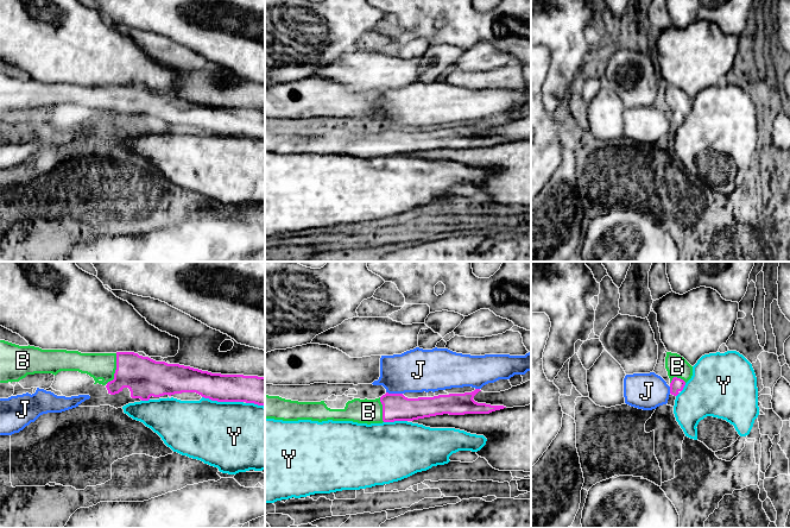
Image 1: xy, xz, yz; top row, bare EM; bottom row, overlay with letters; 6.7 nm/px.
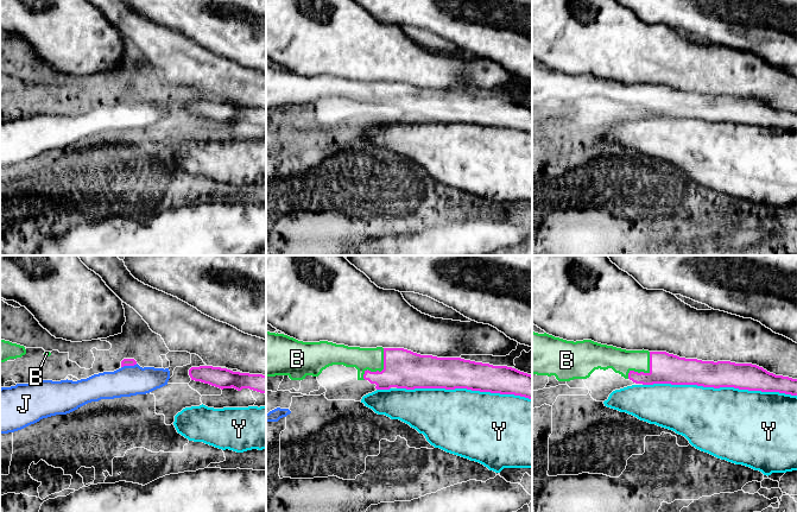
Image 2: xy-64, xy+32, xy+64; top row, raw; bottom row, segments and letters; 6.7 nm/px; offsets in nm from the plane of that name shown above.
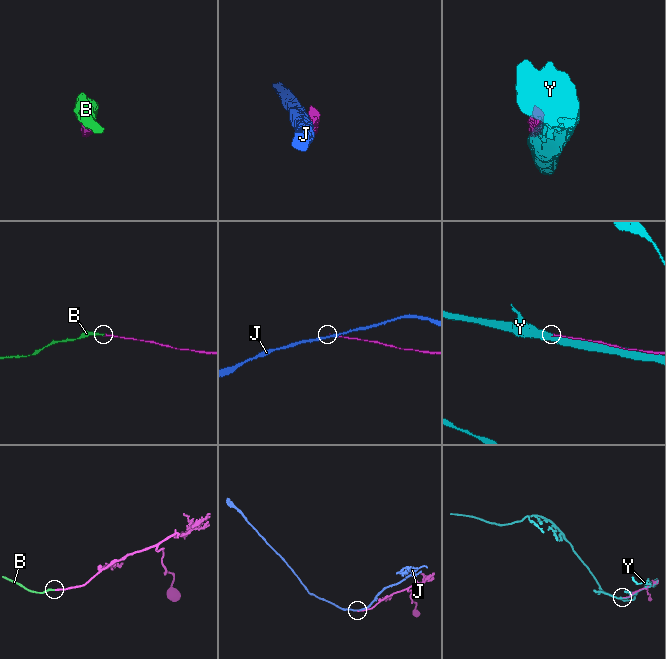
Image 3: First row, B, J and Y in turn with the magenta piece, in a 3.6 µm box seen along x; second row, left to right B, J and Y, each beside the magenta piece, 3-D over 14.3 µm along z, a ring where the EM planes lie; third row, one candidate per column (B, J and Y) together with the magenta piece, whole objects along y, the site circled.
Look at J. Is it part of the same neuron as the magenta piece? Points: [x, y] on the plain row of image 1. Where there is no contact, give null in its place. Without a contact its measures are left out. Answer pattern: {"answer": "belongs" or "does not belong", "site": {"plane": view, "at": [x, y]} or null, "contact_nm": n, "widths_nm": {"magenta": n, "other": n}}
{"answer": "does not belong", "site": {"plane": "xz", "at": [394, 127]}, "contact_nm": 110, "widths_nm": {"magenta": 190, "other": 300}}

